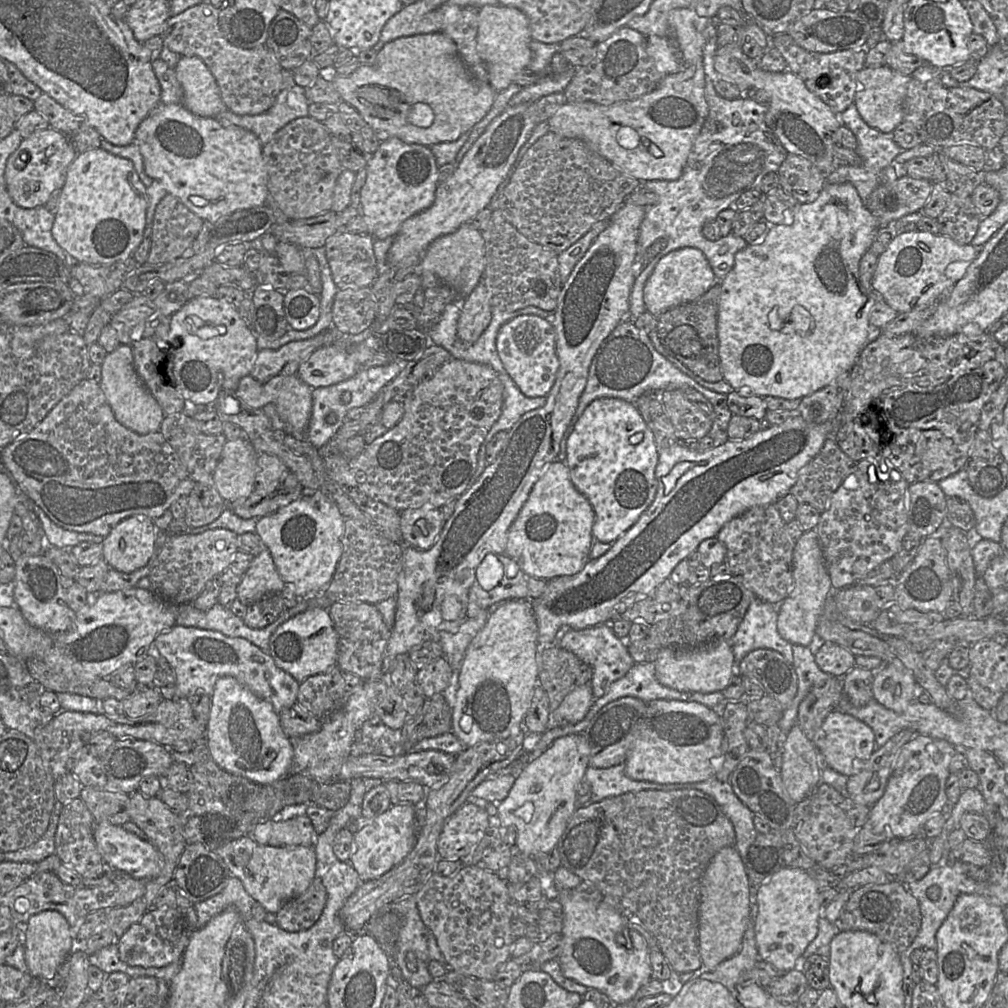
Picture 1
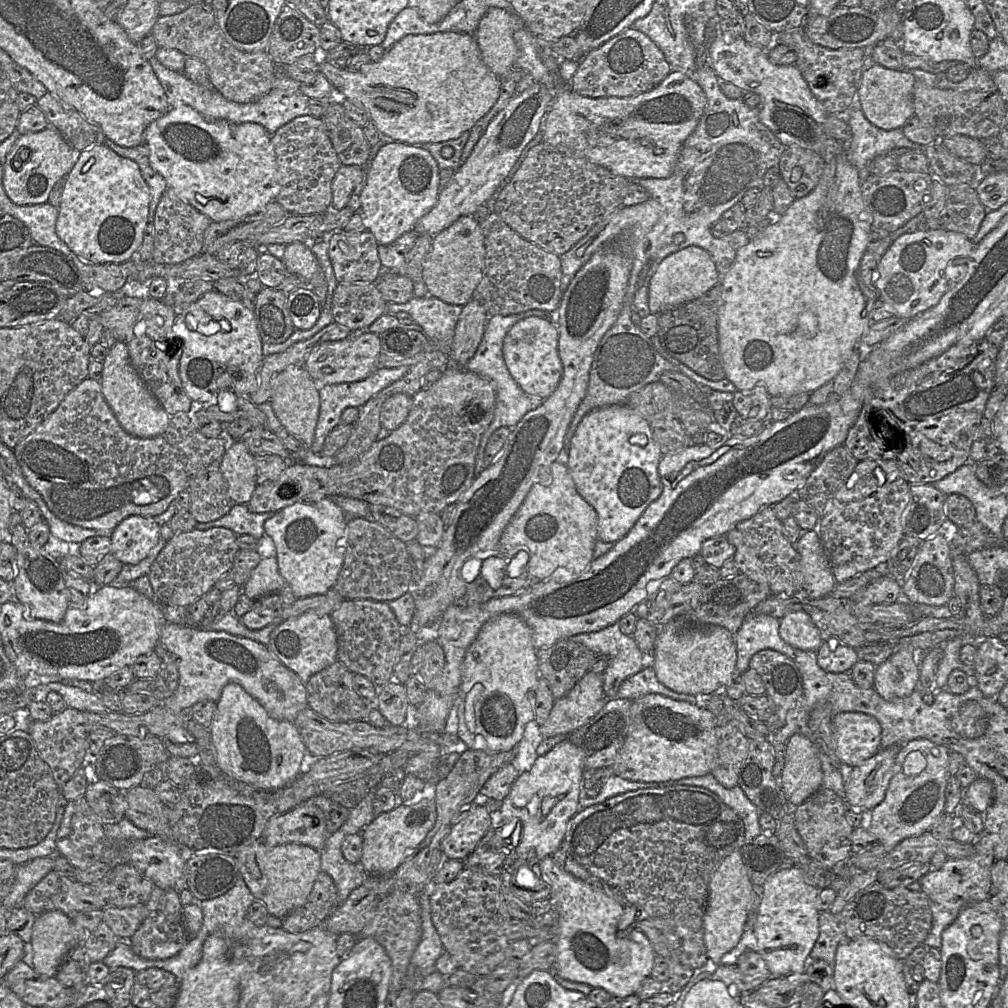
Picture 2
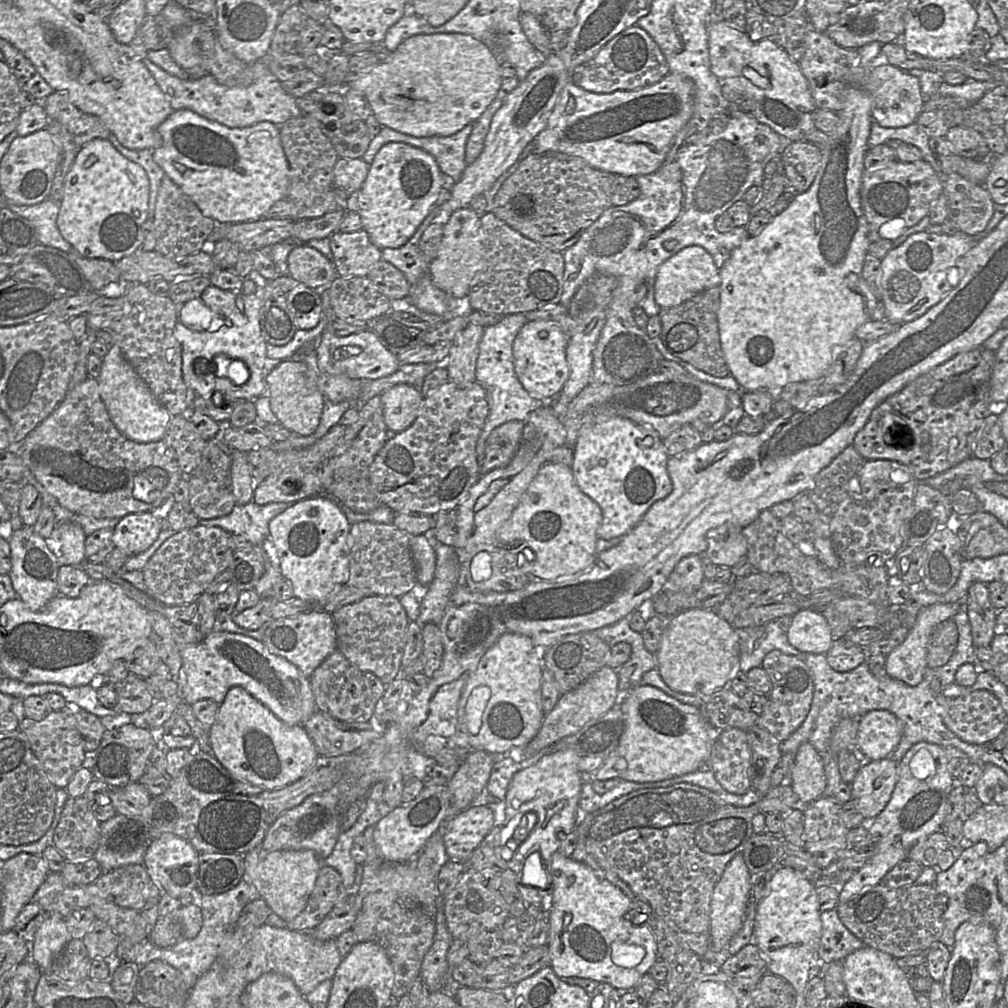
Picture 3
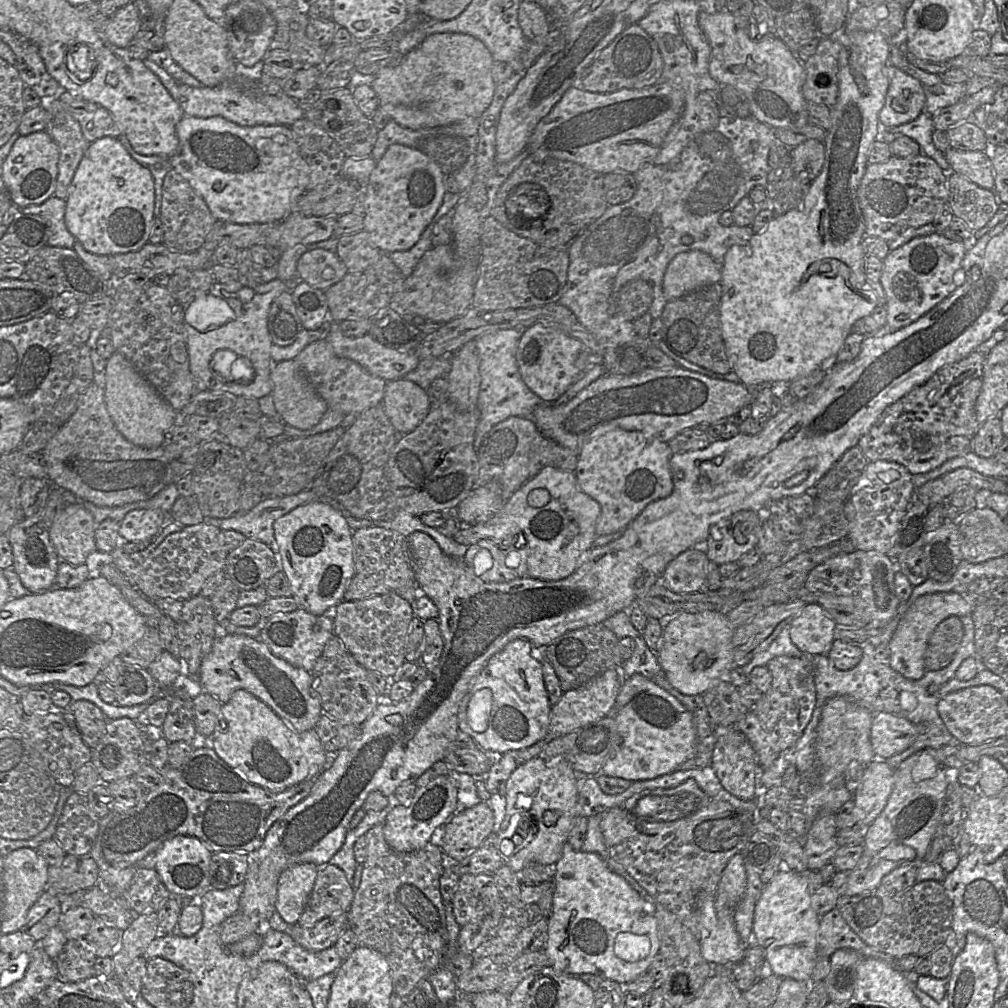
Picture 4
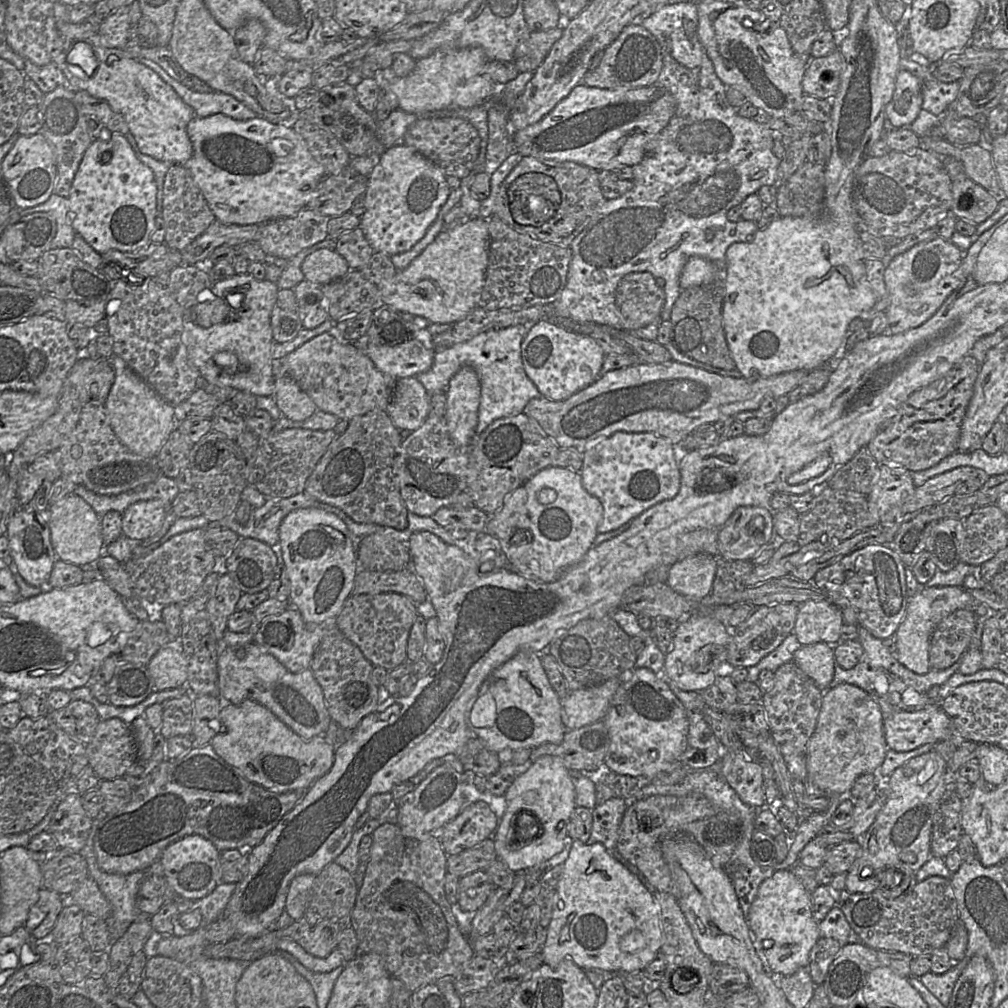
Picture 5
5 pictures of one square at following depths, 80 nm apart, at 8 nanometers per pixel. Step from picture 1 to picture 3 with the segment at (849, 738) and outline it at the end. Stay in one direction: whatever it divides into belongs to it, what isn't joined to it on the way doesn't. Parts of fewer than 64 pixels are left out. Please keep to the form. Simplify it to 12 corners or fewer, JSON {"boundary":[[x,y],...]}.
{"boundary":[[887,710],[859,719],[863,761],[889,757],[902,724]]}

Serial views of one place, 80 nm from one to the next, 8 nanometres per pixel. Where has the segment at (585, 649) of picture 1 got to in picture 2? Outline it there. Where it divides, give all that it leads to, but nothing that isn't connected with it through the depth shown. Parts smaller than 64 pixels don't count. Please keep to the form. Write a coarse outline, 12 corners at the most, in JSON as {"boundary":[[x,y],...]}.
{"boundary":[[618,623],[569,639],[607,659],[608,699],[654,656],[644,655]]}

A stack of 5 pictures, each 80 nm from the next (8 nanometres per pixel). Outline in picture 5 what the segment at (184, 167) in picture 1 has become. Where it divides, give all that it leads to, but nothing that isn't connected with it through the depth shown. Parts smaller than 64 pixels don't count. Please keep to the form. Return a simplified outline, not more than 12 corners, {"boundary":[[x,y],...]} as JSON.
{"boundary":[[222,113],[187,125],[216,220],[306,208],[324,167],[292,127]]}

